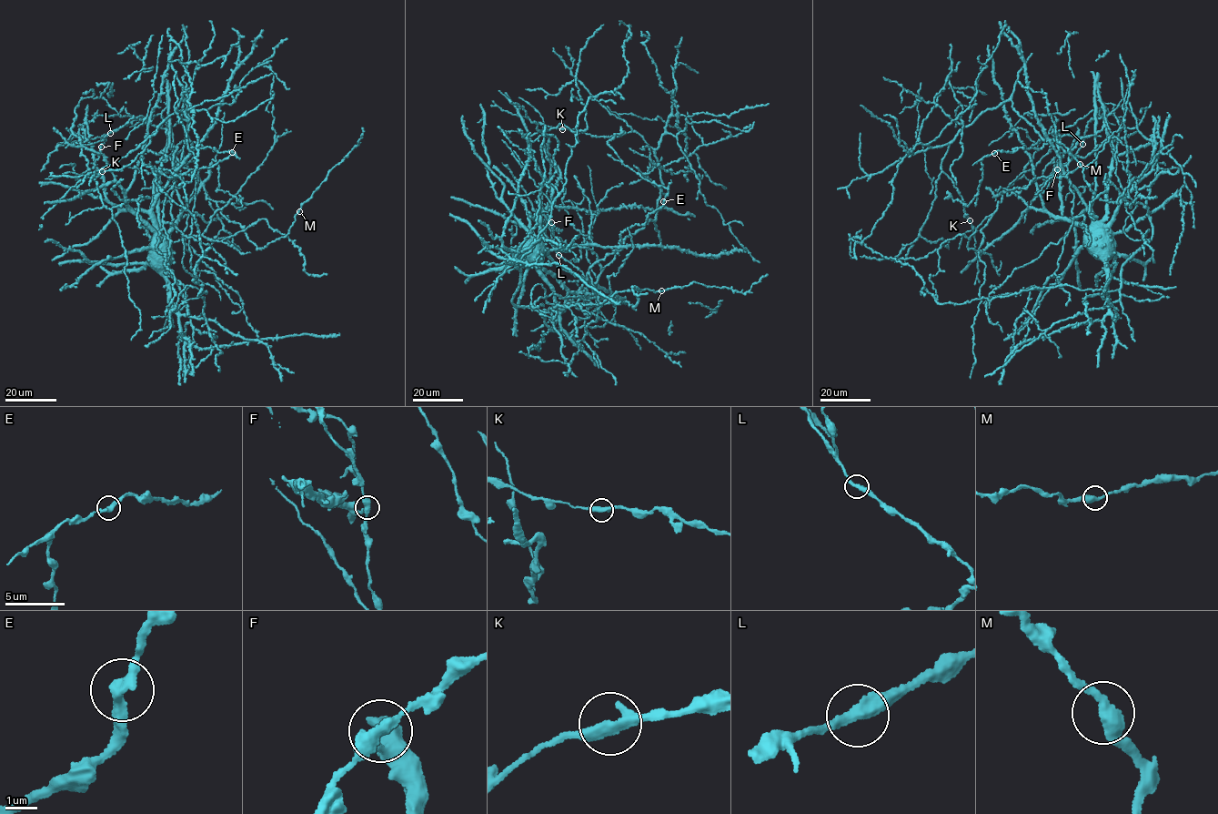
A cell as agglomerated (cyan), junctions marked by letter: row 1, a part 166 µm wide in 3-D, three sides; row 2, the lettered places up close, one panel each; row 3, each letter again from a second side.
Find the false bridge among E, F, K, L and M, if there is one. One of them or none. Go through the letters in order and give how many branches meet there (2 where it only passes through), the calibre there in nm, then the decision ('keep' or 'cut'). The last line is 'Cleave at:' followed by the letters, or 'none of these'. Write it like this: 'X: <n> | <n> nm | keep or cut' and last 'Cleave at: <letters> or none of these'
E: 2 | 360 nm | keep
F: 2 | 380 nm | keep
K: 2 | 360 nm | keep
L: 2 | 360 nm | keep
M: 2 | 360 nm | keep
Cleave at: none of these

